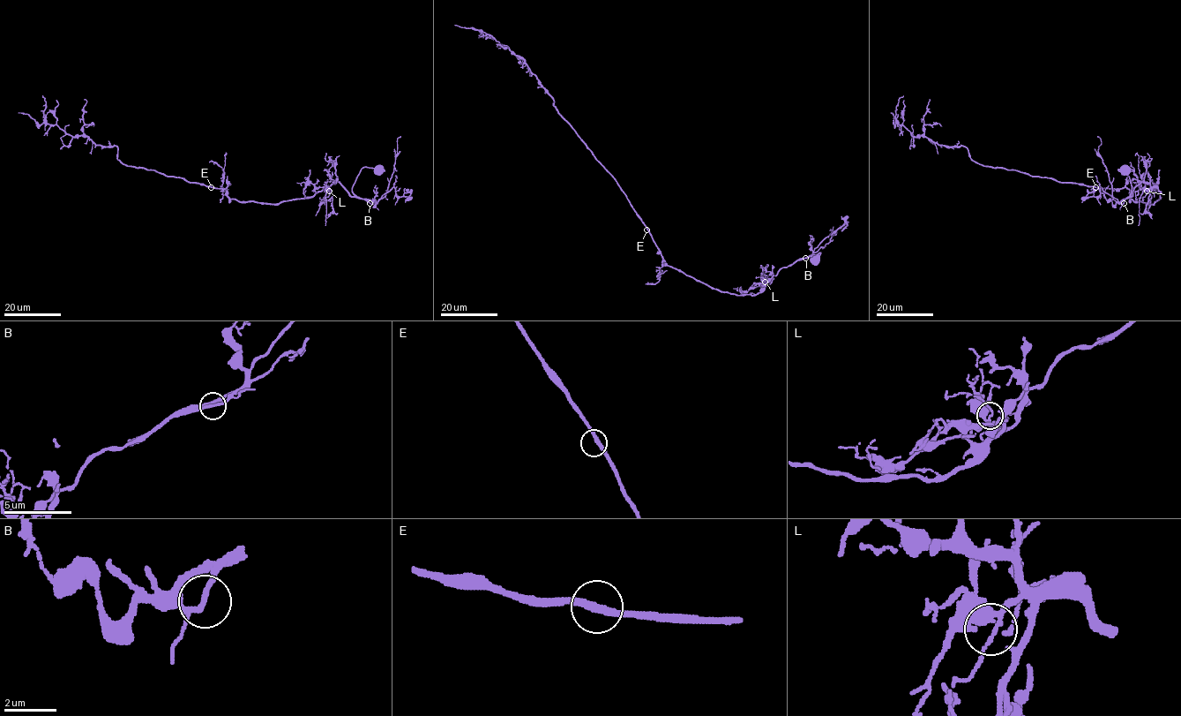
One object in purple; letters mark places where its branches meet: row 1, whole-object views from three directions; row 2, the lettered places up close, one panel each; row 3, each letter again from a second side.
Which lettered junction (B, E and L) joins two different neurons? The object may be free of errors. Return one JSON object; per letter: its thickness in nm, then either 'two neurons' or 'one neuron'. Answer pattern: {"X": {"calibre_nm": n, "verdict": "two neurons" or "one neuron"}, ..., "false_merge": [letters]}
{"B": {"calibre_nm": 180, "verdict": "one neuron"}, "E": {"calibre_nm": 280, "verdict": "one neuron"}, "L": {"calibre_nm": 130, "verdict": "one neuron"}, "false_merge": []}

